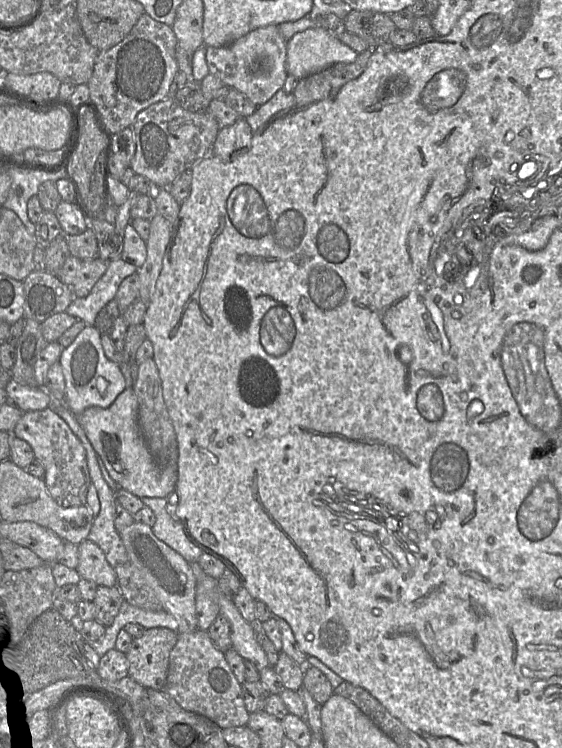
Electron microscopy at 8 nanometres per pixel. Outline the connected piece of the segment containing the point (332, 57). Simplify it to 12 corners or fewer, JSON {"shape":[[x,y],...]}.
{"shape":[[321,25],[287,42],[287,73],[300,80],[358,52]]}

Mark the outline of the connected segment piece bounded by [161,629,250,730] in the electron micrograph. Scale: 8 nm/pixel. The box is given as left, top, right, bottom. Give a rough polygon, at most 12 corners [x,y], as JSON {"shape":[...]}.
{"shape":[[207,631],[178,633],[161,690],[223,730],[248,723]]}

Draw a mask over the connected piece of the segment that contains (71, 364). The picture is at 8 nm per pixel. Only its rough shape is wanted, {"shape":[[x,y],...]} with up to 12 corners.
{"shape":[[87,325],[59,358],[74,415],[126,388]]}

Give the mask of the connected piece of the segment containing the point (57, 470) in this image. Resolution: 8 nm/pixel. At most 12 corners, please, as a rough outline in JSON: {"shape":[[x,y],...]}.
{"shape":[[48,407],[23,412],[12,436],[26,441],[62,507],[86,505],[86,451]]}

